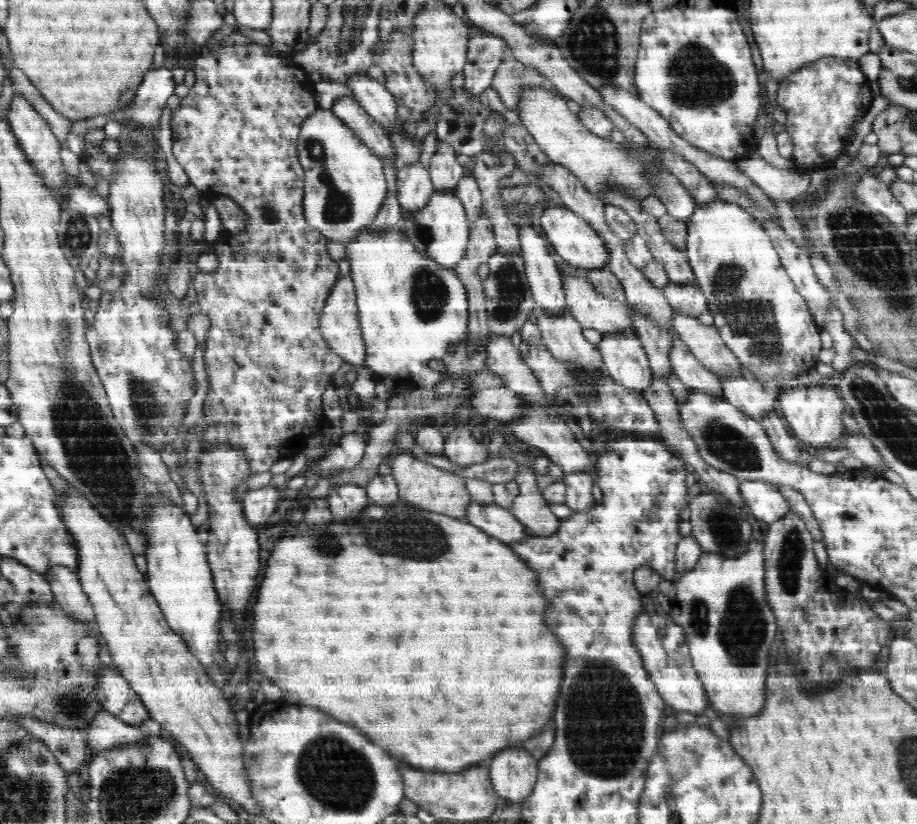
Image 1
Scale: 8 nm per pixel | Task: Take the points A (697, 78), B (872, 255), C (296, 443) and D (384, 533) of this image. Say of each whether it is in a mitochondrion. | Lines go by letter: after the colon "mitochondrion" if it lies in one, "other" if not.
A: mitochondrion
B: mitochondrion
C: other
D: mitochondrion

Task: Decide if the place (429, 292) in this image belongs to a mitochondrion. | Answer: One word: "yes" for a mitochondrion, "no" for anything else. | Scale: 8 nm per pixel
yes

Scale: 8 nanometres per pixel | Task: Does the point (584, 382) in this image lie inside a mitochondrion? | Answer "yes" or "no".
yes

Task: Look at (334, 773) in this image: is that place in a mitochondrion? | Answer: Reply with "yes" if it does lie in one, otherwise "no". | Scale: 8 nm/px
yes

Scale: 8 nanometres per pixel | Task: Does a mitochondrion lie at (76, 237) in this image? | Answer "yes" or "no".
yes

